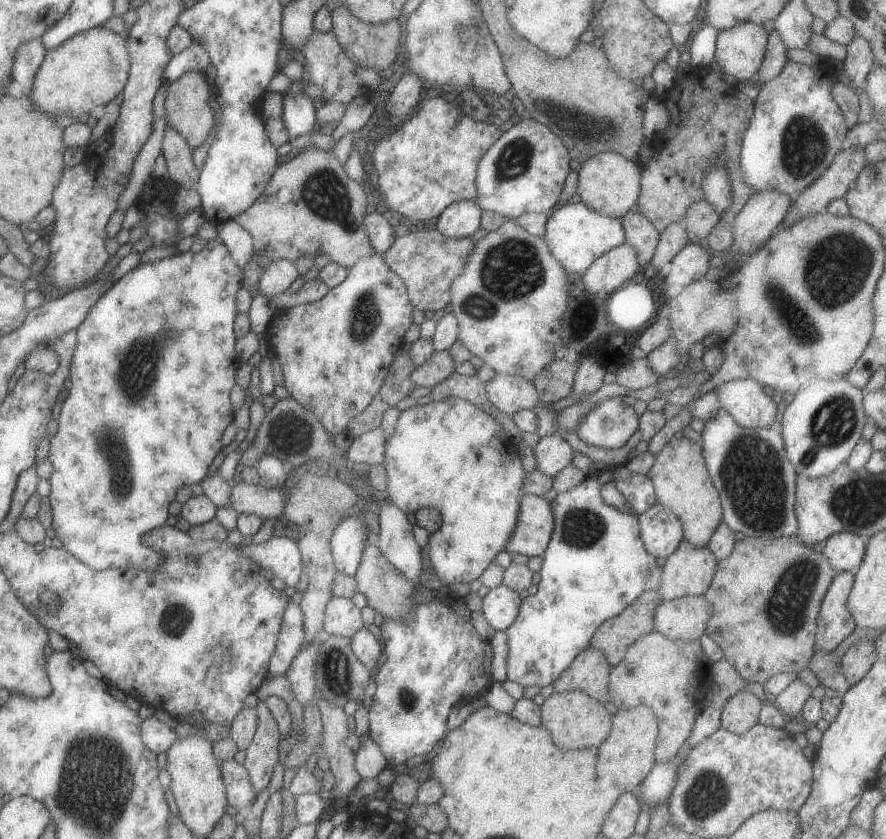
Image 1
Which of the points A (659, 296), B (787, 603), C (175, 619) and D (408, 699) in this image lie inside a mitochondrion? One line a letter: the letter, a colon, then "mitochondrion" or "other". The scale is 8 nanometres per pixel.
A: other
B: mitochondrion
C: mitochondrion
D: mitochondrion

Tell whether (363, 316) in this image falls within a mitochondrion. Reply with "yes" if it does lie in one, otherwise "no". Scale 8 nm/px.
yes

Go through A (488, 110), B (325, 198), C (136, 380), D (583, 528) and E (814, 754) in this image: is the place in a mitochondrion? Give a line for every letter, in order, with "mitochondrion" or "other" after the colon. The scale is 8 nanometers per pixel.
A: other
B: mitochondrion
C: mitochondrion
D: mitochondrion
E: other

